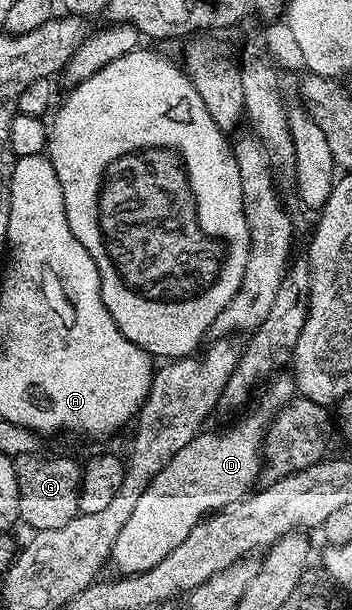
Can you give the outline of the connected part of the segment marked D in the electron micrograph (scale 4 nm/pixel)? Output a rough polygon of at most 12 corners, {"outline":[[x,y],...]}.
{"outline":[[269,378],[261,409],[202,431],[151,479],[113,544],[151,571],[206,517],[258,484],[271,415],[297,393]]}

